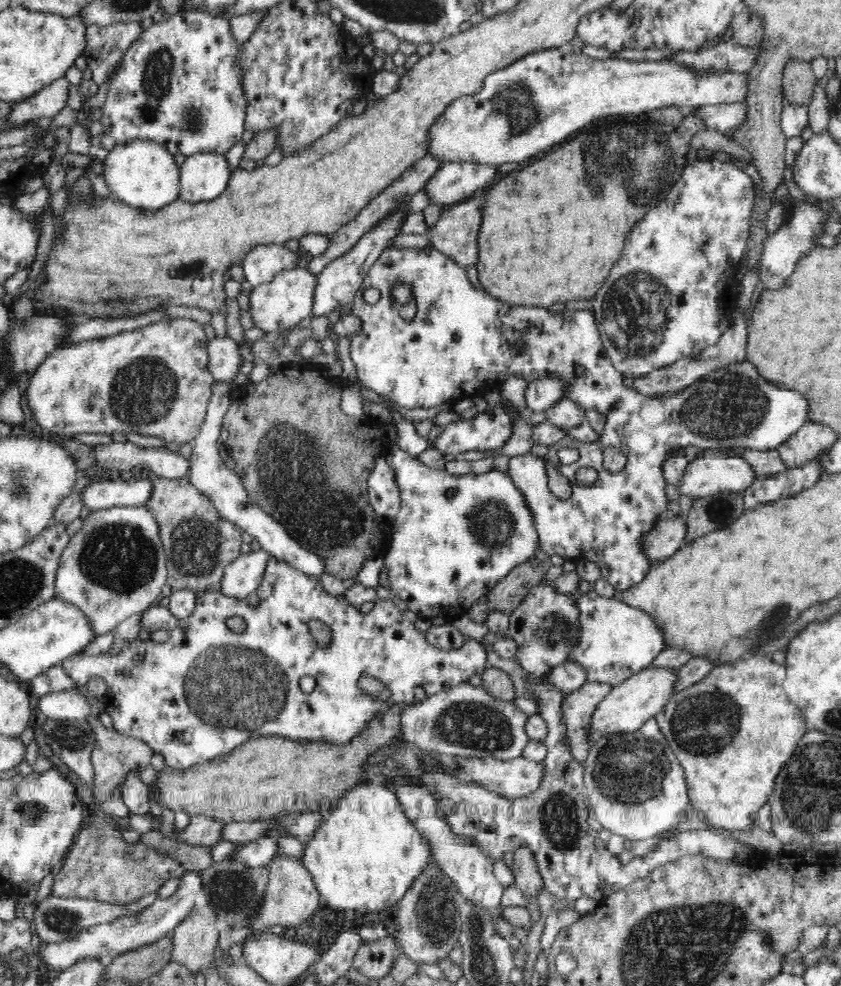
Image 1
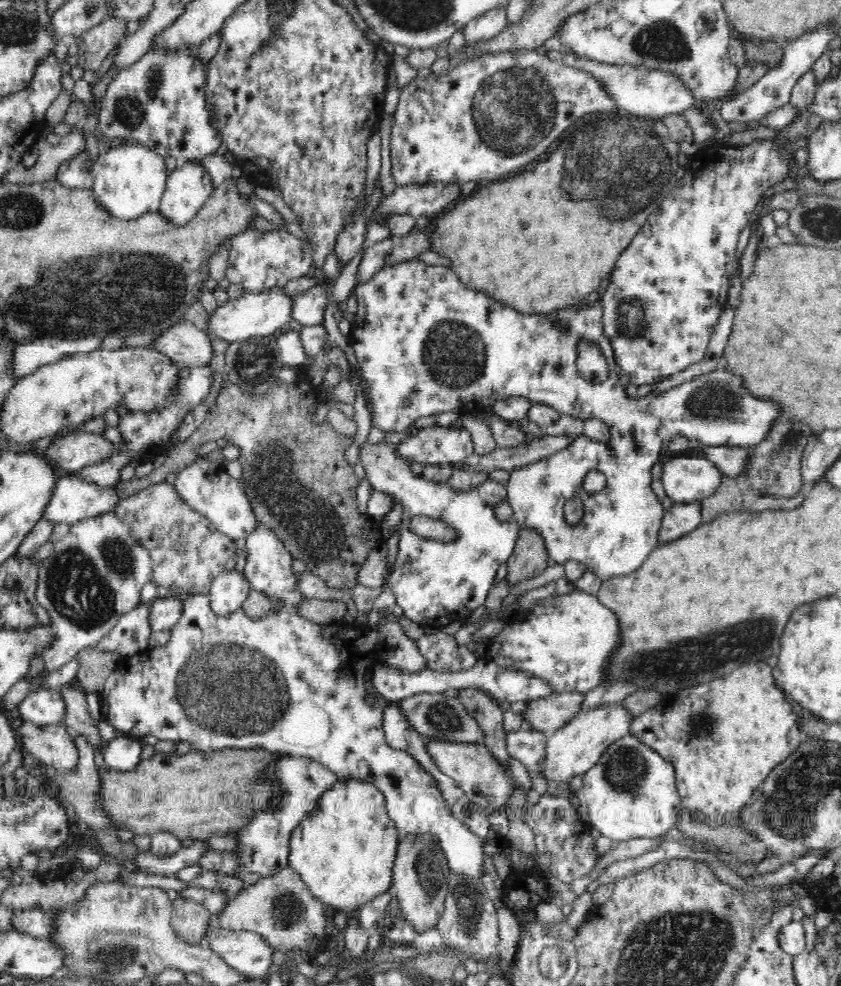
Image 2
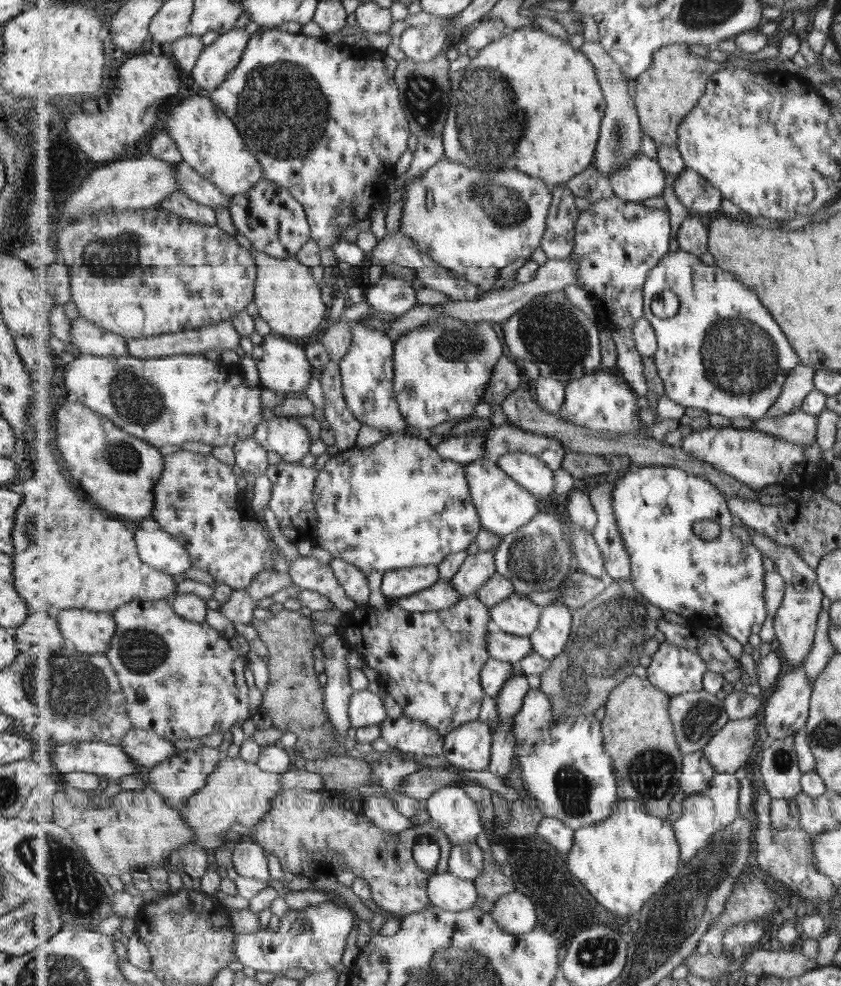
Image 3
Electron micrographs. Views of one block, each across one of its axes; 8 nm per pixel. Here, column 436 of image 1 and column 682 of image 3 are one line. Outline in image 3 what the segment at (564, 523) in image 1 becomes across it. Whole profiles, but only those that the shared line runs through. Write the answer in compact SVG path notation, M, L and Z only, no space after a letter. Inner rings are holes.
M677 250L675 252L669 252L661 260L661 263L653 268L653 271L649 272L648 280L644 288L644 318L652 322L655 329L656 336L658 337L658 351L653 357L658 369L658 374L664 384L665 394L671 398L676 404L680 404L687 408L697 408L706 411L708 414L720 414L727 418L749 418L756 421L760 418L767 416L768 410L776 403L776 400L780 398L782 388L788 379L788 376L792 374L793 368L796 368L800 363L800 356L795 352L785 332L781 330L781 326L773 320L773 316L769 314L769 310L761 304L759 296L755 292L751 292L743 282L739 281L735 274L727 272L721 269L717 264L713 266L706 266L701 262L699 256L695 256L685 250ZM665 290L673 291L677 294L679 300L679 308L675 315L668 318L655 317L651 313L651 304L655 300L657 294L665 292Z

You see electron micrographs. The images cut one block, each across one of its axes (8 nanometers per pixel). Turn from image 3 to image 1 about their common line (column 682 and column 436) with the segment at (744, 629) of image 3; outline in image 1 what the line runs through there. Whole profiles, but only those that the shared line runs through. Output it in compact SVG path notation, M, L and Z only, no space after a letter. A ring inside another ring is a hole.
M395 447L388 448L383 458L392 465L394 473L396 473L397 486L401 496L400 510L393 518L388 520L390 537L387 542L389 549L383 559L384 570L389 576L394 594L404 600L407 608L417 613L421 618L432 619L437 616L444 616L448 621L452 621L459 616L465 615L474 606L474 602L478 602L484 594L488 594L496 584L506 578L520 564L528 562L535 555L536 550L539 549L540 535L538 529L536 529L534 513L528 507L528 501L524 497L524 493L514 485L509 471L501 472L492 468L491 471L486 473L453 475L447 472L445 468L440 470L430 468L418 459L410 458L408 454Z

